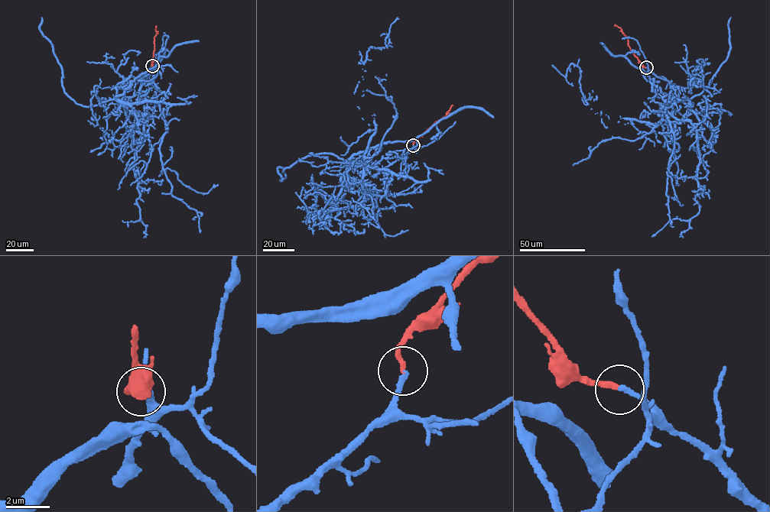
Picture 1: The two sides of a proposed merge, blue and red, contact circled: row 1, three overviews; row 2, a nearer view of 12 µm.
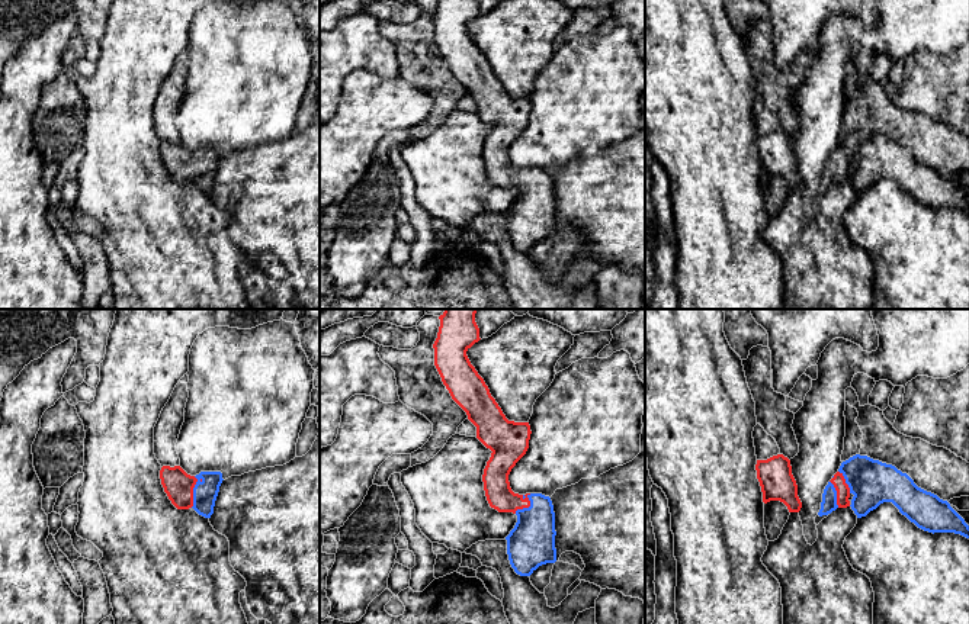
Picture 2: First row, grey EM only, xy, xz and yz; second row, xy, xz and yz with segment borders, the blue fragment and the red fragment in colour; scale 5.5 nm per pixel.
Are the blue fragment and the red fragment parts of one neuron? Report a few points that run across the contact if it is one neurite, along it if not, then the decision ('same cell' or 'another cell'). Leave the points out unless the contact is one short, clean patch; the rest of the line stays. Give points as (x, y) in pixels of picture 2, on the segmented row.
line xy (205, 492), (193, 492), (183, 491), (179, 486); same cell

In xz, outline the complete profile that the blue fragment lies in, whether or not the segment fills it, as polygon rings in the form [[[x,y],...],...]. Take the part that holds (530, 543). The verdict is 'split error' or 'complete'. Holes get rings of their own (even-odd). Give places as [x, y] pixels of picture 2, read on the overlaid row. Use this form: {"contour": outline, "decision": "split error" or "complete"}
{"contour": [[[445,309],[439,316],[440,327],[433,344],[434,366],[449,390],[452,399],[466,412],[468,419],[477,427],[477,438],[490,448],[491,457],[484,469],[482,482],[487,501],[498,512],[513,512],[517,522],[507,540],[507,554],[511,567],[520,576],[530,576],[539,566],[556,562],[555,549],[555,512],[549,496],[542,493],[514,493],[508,475],[516,463],[526,454],[530,440],[529,422],[508,421],[491,396],[484,379],[471,364],[466,351],[478,342],[479,328],[475,322],[478,309]]], "decision": "split error"}

